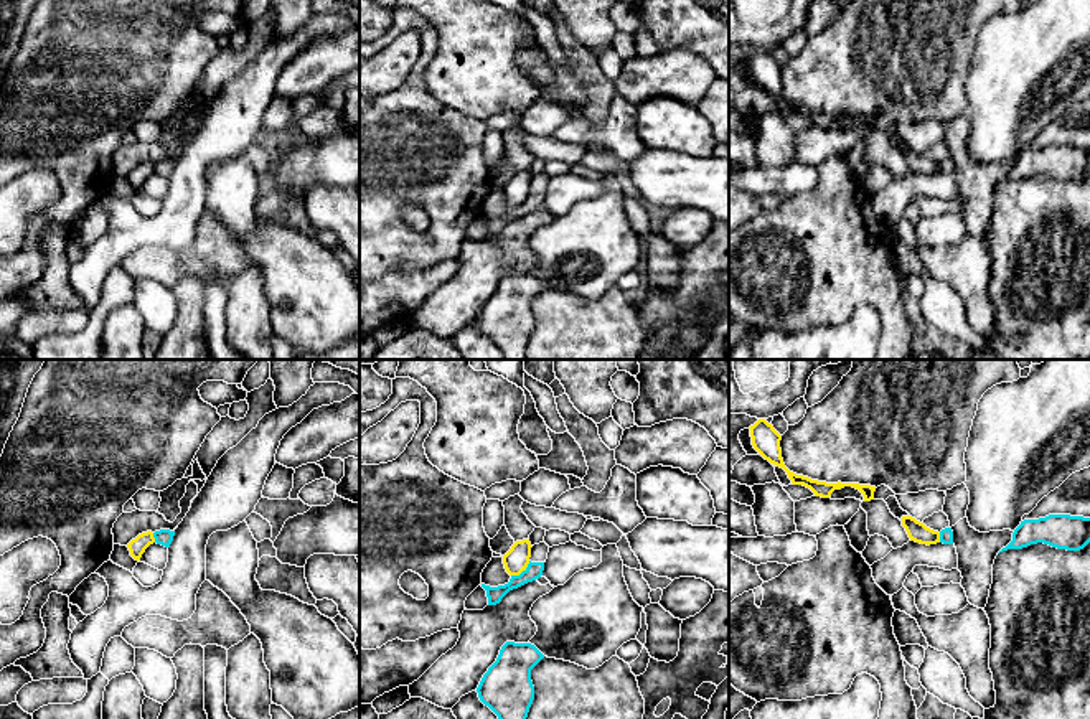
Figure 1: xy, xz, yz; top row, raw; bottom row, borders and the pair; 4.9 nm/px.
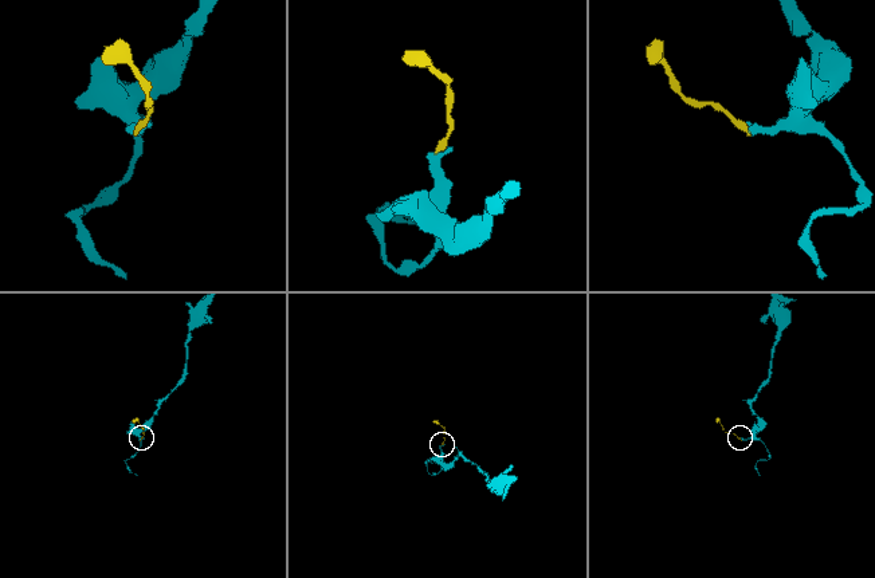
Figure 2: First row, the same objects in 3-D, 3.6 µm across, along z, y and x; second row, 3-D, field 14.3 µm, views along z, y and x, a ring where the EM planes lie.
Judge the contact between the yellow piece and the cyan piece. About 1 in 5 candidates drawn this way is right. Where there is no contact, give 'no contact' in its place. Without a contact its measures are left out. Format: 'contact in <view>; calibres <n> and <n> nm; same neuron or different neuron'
contact in xz; calibres 120 and 80 nm; different neuron

